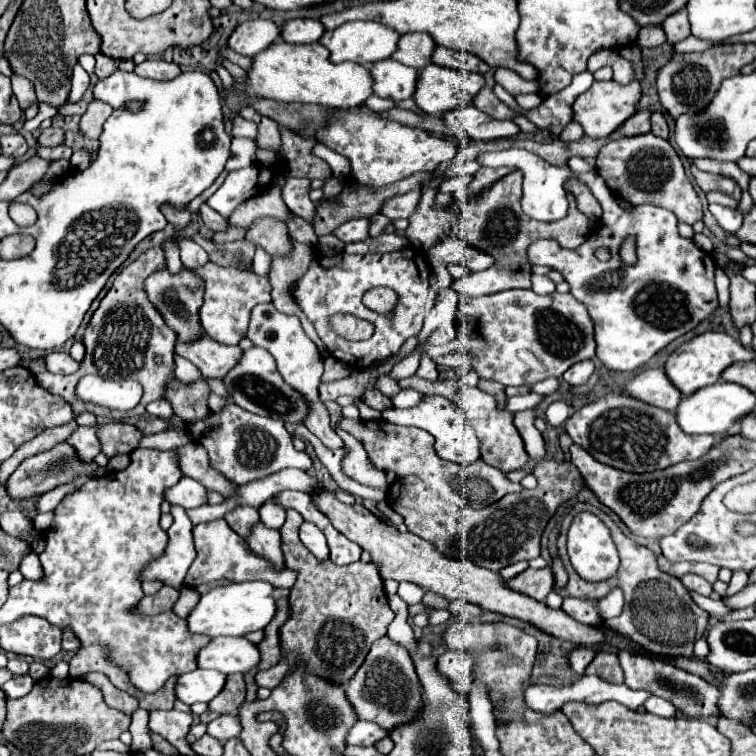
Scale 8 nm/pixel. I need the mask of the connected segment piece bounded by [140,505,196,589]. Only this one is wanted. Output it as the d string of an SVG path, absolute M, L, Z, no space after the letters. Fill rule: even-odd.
M171 505L170 513L174 520L168 529L168 545L160 557L152 559L142 569L140 581L162 581L164 585L180 589L196 551L192 541L192 521L186 511L178 505Z

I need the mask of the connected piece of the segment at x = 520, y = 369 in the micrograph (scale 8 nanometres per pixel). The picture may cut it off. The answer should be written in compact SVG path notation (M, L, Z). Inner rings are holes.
M518 289L478 299L460 297L454 321L454 336L439 330L429 336L449 337L446 344L433 347L442 347L442 355L471 353L474 357L470 367L474 367L480 377L500 381L502 385L538 383L548 377L562 377L574 363L592 359L596 349L594 327L586 307L570 293L536 295L534 291Z

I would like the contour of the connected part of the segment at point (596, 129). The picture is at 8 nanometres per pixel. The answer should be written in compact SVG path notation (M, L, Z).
M594 81L594 85L588 91L584 91L582 95L576 97L576 101L572 105L572 111L574 111L572 119L582 125L584 133L608 135L634 113L638 99L640 99L640 83L638 81L632 81L626 87L618 85L616 81Z

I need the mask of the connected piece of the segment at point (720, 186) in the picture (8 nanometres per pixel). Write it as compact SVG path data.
M690 163L690 171L696 179L696 183L700 185L700 189L704 193L710 193L710 191L722 191L722 193L728 193L728 195L734 195L734 199L740 199L740 187L734 179L730 177L724 177L724 175L716 175L716 173L706 173L706 171L700 171L694 163Z

